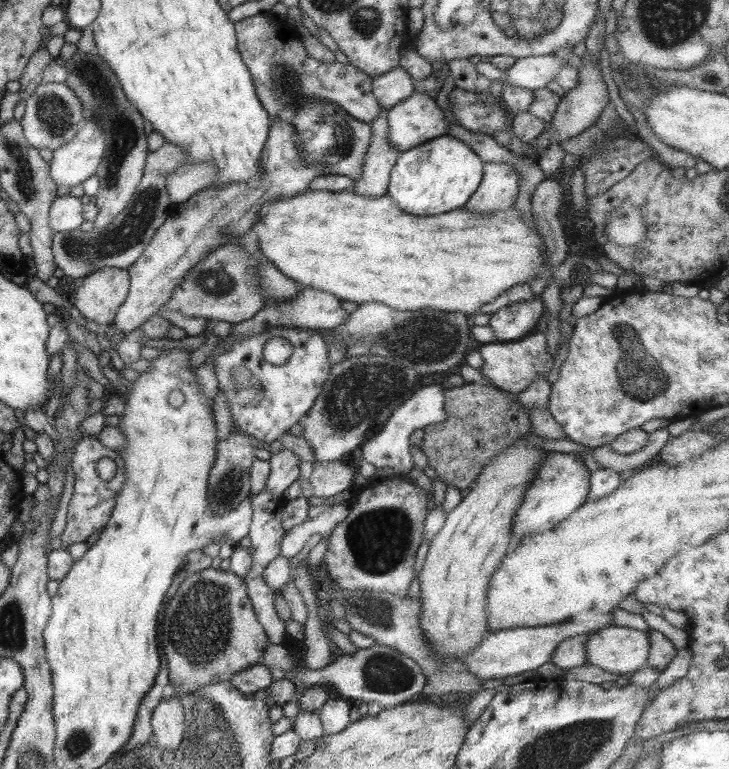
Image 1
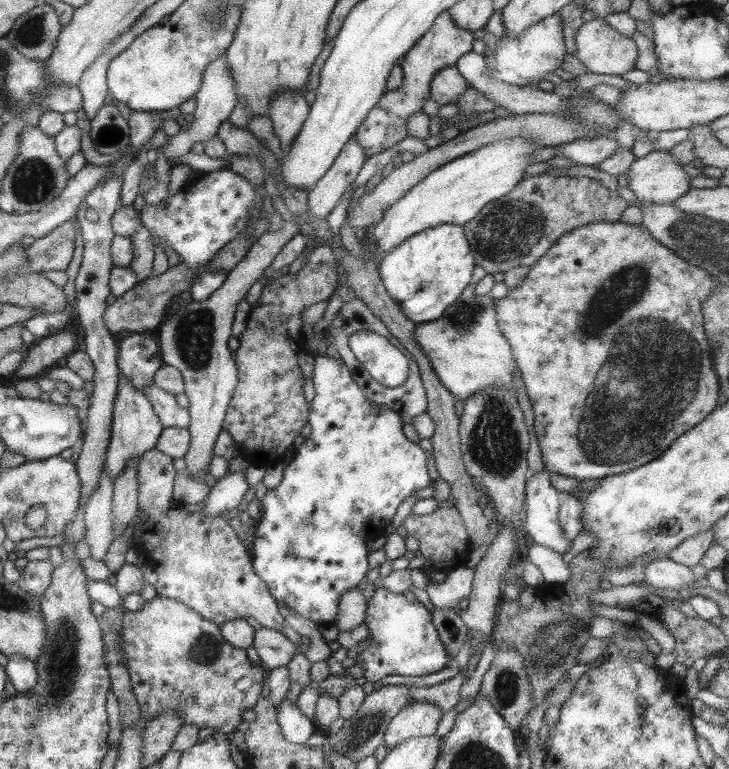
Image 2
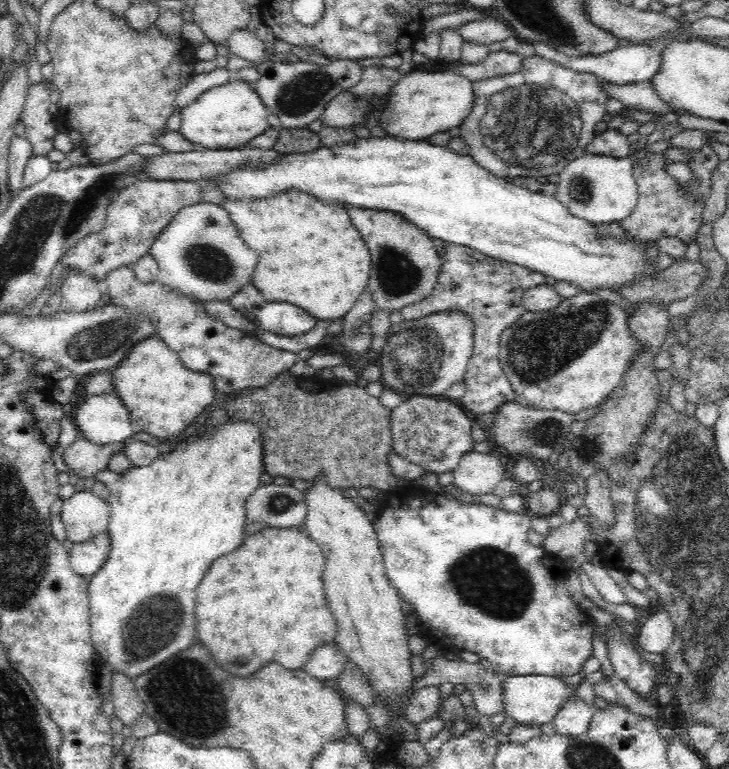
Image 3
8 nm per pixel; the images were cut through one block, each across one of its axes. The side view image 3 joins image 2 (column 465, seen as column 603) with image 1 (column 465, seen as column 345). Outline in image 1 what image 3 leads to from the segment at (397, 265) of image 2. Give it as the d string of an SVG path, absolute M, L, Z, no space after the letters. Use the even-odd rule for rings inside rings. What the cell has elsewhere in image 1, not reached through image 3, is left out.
M446 134L425 141L416 148L398 154L386 190L395 204L415 216L435 216L459 209L469 200L483 176L484 162L459 139Z

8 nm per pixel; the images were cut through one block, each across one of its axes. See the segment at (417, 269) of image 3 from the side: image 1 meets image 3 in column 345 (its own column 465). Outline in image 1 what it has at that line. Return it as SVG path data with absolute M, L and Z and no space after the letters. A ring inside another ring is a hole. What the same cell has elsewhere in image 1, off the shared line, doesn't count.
M503 162L484 163L483 176L463 208L473 213L497 213L514 207L517 200L519 172Z

